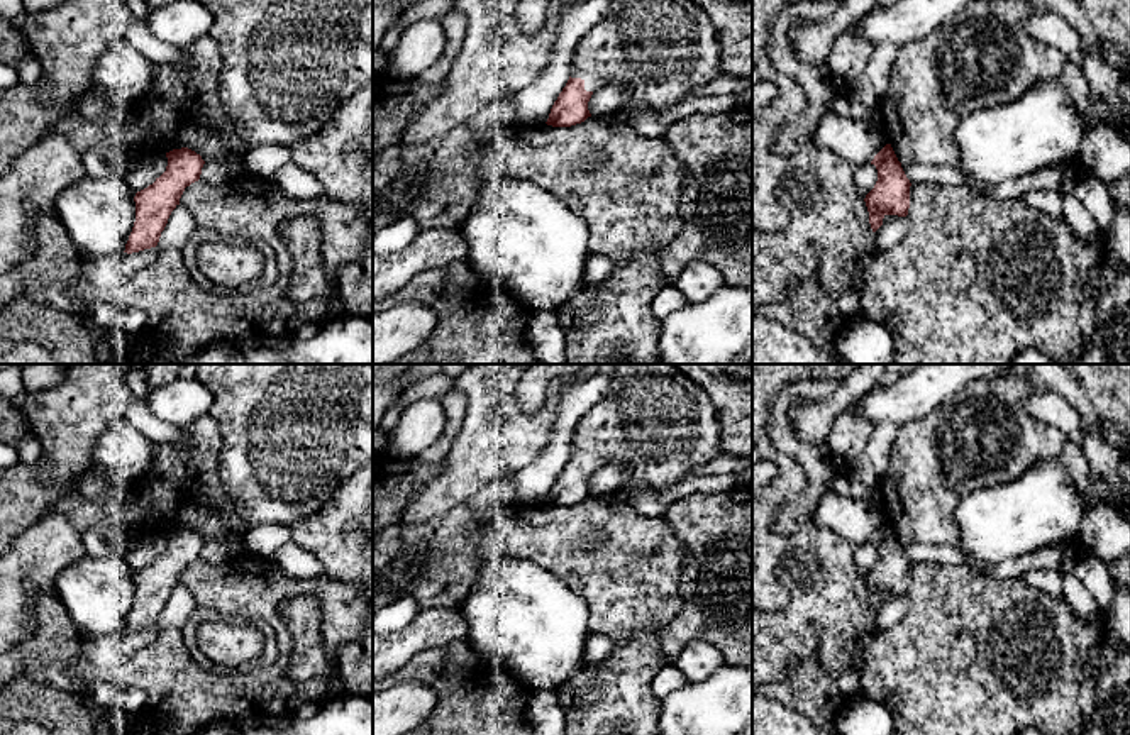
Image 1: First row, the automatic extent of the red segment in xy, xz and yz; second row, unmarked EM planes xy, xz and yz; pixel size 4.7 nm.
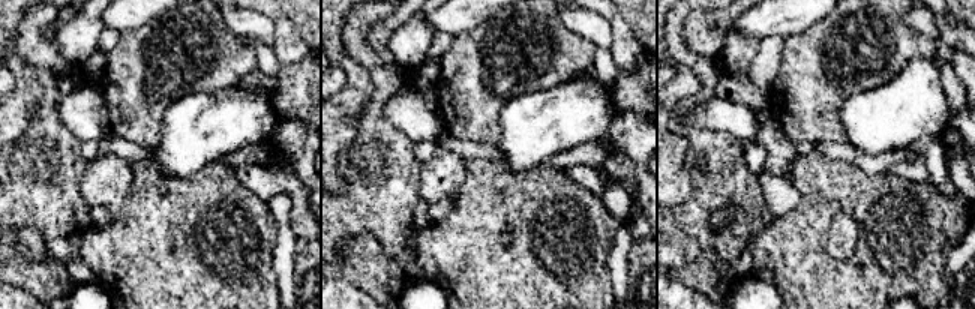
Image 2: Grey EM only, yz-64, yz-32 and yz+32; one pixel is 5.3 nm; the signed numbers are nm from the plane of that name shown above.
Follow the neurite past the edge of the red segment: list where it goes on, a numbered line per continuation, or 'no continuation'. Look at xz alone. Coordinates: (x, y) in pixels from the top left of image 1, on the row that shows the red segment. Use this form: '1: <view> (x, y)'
1: xz (659, 49)

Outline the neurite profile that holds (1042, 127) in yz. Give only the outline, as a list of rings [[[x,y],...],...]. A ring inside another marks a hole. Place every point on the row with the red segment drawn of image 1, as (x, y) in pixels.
[[[1061,76],[1039,81],[1020,98],[981,108],[967,115],[957,127],[956,141],[961,151],[959,168],[967,176],[967,188],[984,195],[989,185],[1077,161],[1084,122],[1077,113]]]

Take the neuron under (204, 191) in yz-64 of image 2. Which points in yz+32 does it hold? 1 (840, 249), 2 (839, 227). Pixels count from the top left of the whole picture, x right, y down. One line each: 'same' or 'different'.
1: different
2: different

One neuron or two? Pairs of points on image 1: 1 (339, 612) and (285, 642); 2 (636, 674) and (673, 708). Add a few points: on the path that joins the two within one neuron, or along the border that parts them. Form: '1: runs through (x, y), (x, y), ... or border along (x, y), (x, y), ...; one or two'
1: runs through (315, 586), (290, 586), (271, 605), (271, 615); one
2: border along (661, 700), (661, 713), (658, 717); two

